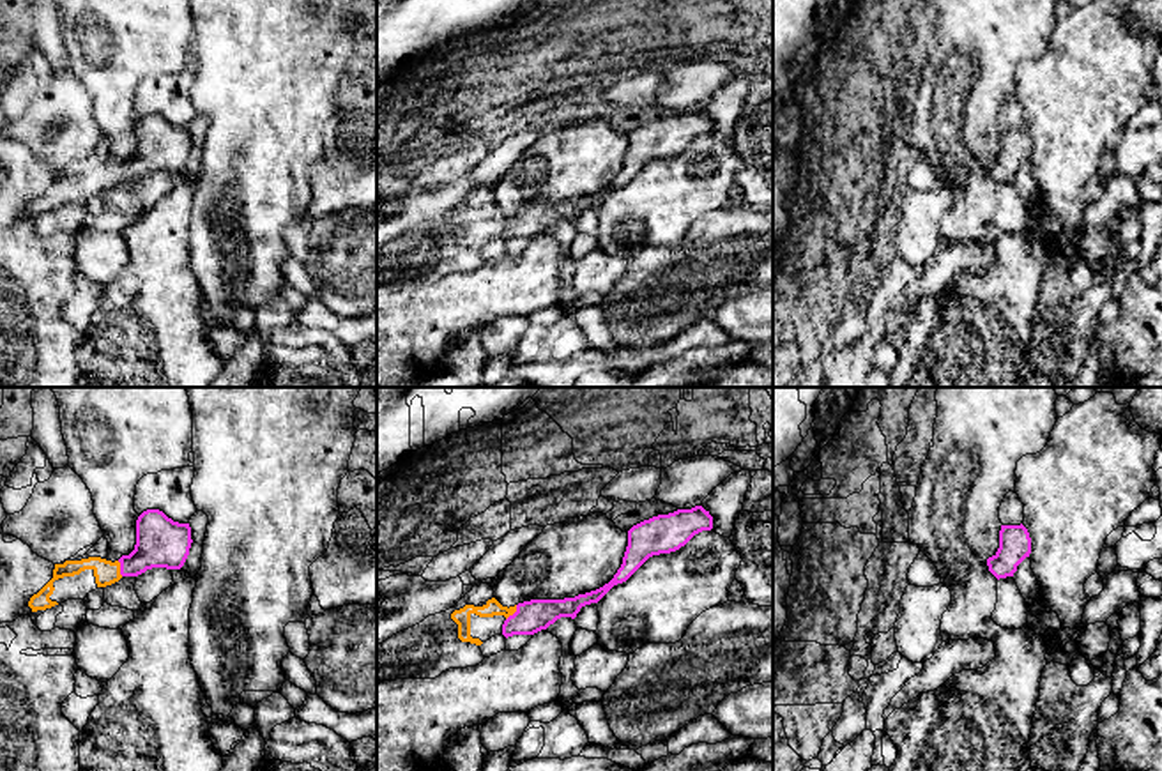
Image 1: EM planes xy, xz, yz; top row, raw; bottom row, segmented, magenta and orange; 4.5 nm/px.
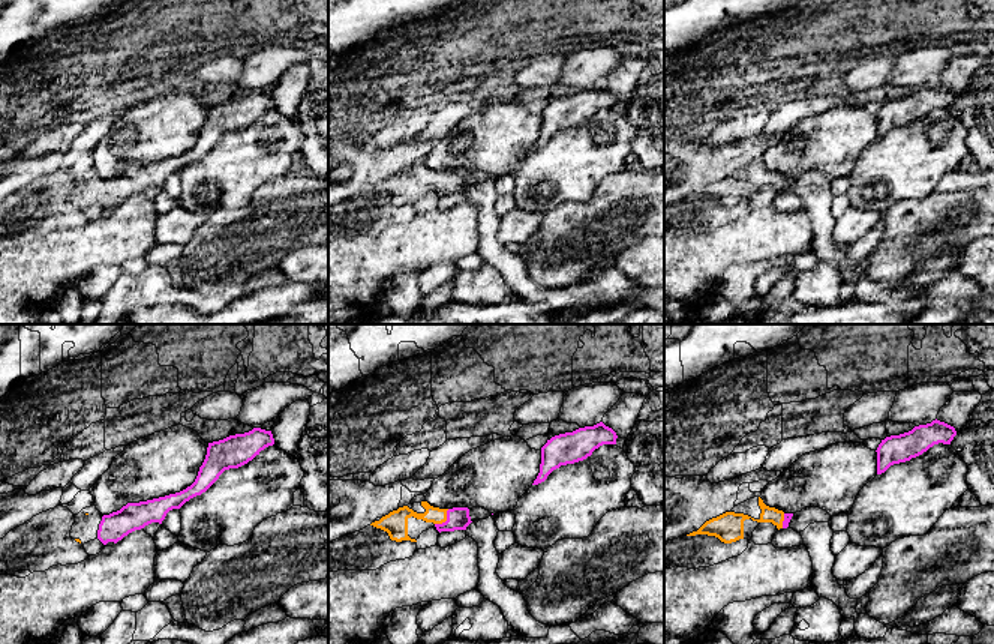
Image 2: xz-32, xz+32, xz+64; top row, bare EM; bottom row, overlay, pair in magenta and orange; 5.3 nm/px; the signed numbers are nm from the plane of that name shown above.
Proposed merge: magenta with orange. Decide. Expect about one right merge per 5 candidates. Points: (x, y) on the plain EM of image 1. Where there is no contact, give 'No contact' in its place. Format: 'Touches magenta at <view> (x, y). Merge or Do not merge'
Touches magenta at xz (515, 216). Merge

